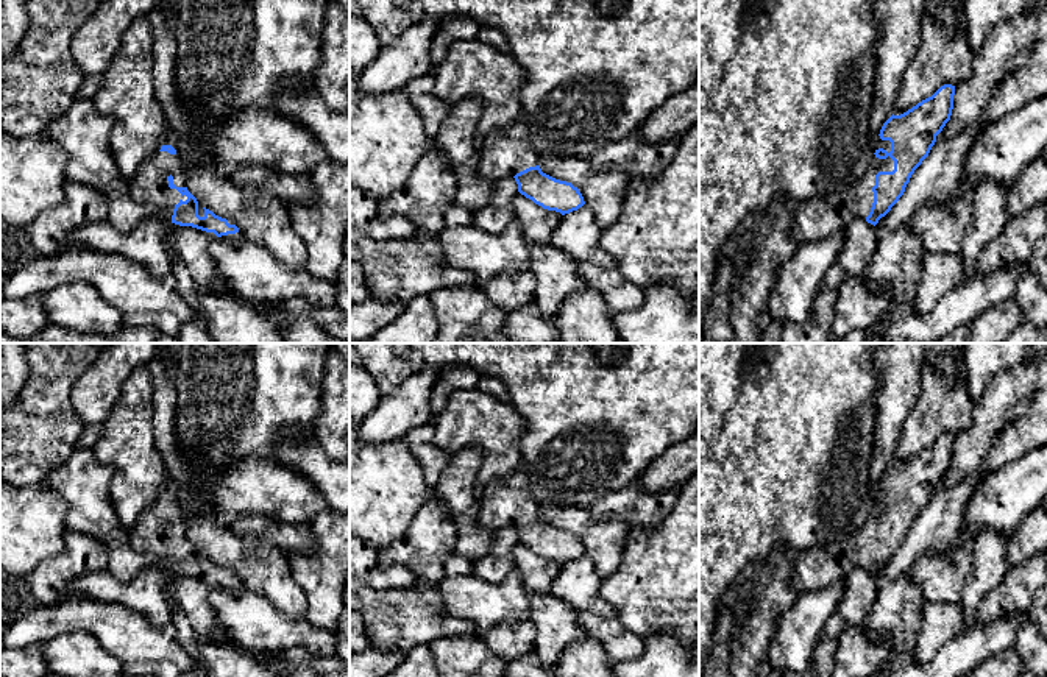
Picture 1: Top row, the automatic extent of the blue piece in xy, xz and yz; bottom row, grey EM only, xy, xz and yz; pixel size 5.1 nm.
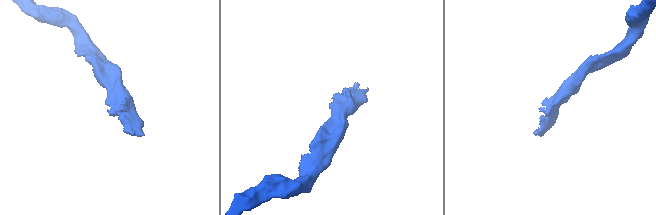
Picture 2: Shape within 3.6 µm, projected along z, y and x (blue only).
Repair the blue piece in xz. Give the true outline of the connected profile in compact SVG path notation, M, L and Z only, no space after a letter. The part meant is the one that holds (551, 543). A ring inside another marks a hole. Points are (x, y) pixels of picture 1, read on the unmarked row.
M524 460L513 474L493 480L479 498L481 527L499 530L513 526L521 544L562 565L585 554L577 537L541 521L541 507L531 494Z

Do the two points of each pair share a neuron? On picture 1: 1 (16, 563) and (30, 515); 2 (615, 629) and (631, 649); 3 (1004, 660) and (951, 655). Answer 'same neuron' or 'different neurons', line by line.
1: same neuron
2: same neuron
3: different neurons

